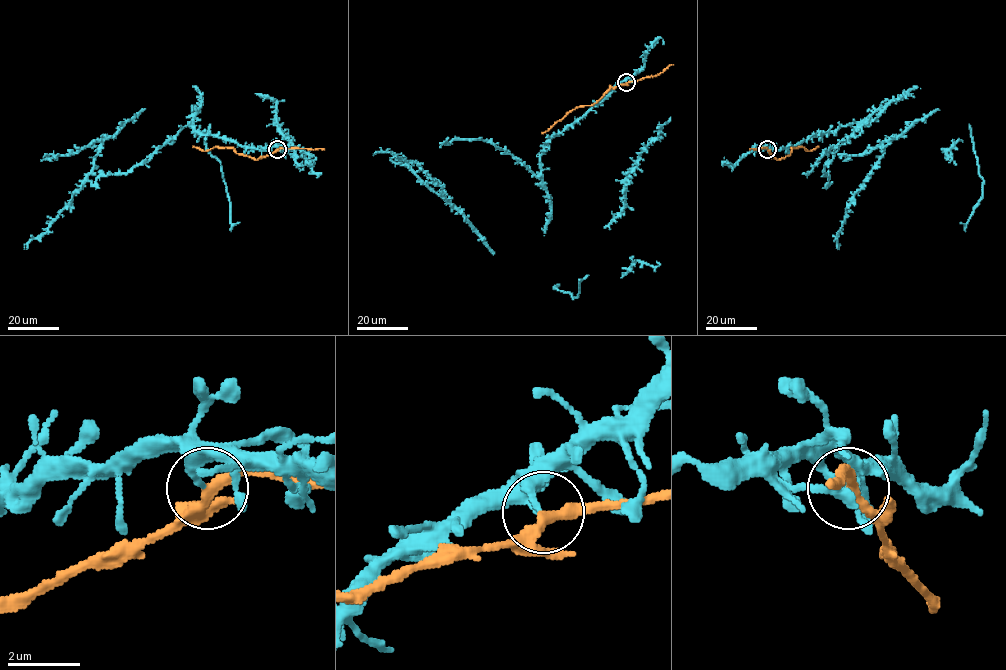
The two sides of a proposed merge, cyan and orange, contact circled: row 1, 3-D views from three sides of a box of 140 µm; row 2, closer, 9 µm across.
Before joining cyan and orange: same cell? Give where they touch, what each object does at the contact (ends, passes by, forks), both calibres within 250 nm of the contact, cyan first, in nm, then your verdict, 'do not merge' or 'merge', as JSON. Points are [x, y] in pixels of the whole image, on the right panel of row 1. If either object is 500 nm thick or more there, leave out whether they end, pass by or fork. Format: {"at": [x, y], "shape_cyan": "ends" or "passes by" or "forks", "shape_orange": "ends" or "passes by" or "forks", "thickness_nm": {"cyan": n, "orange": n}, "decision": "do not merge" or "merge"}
{"at": [767, 149], "shape_cyan": "ends", "shape_orange": "passes by", "thickness_nm": {"cyan": 160, "orange": 280}, "decision": "do not merge"}

